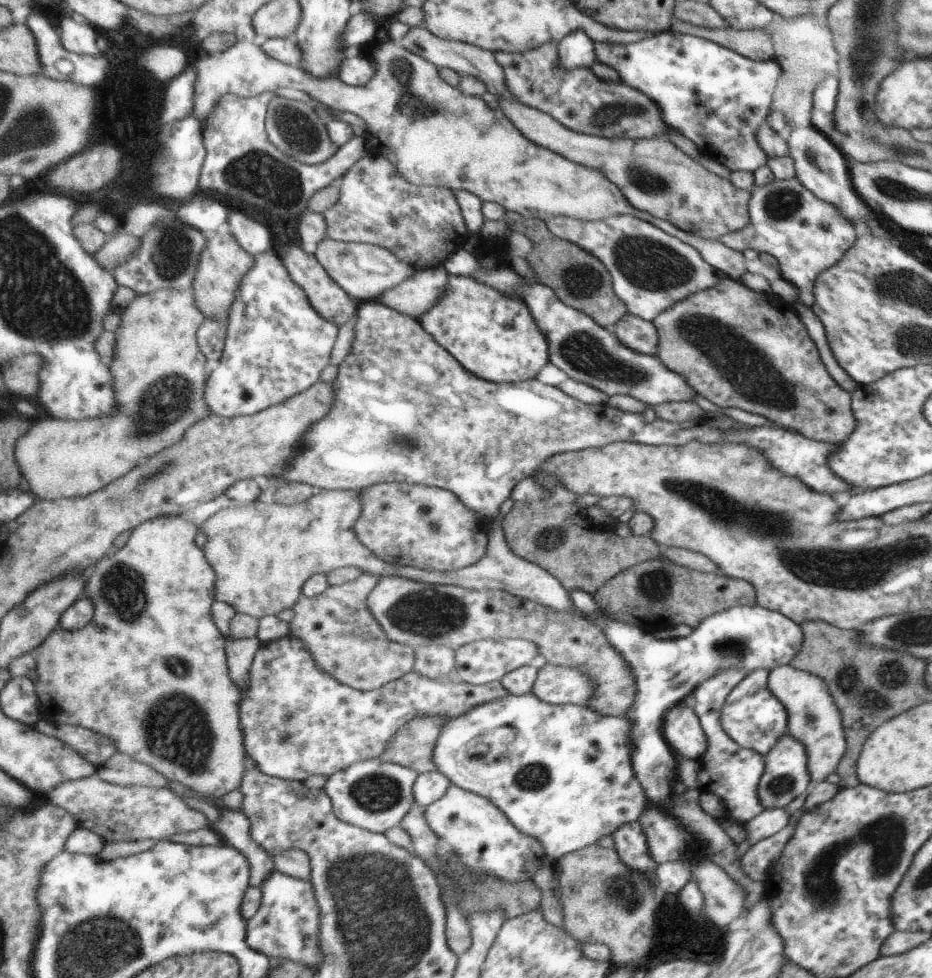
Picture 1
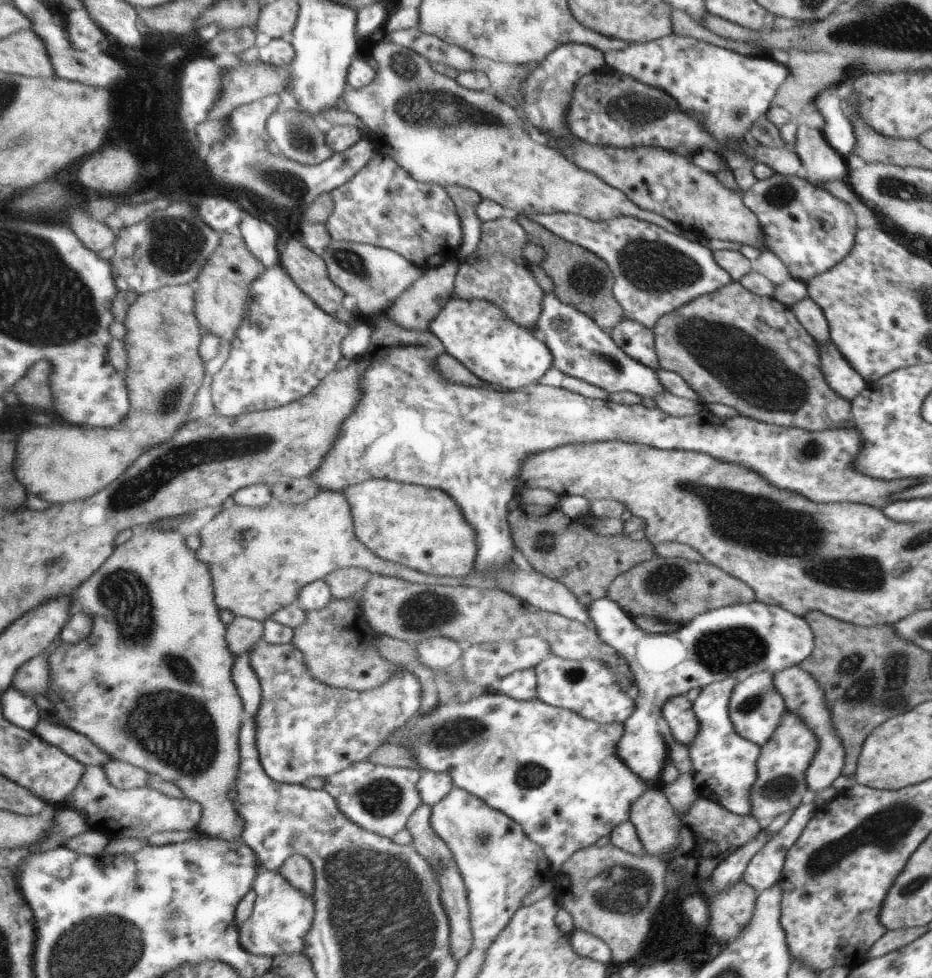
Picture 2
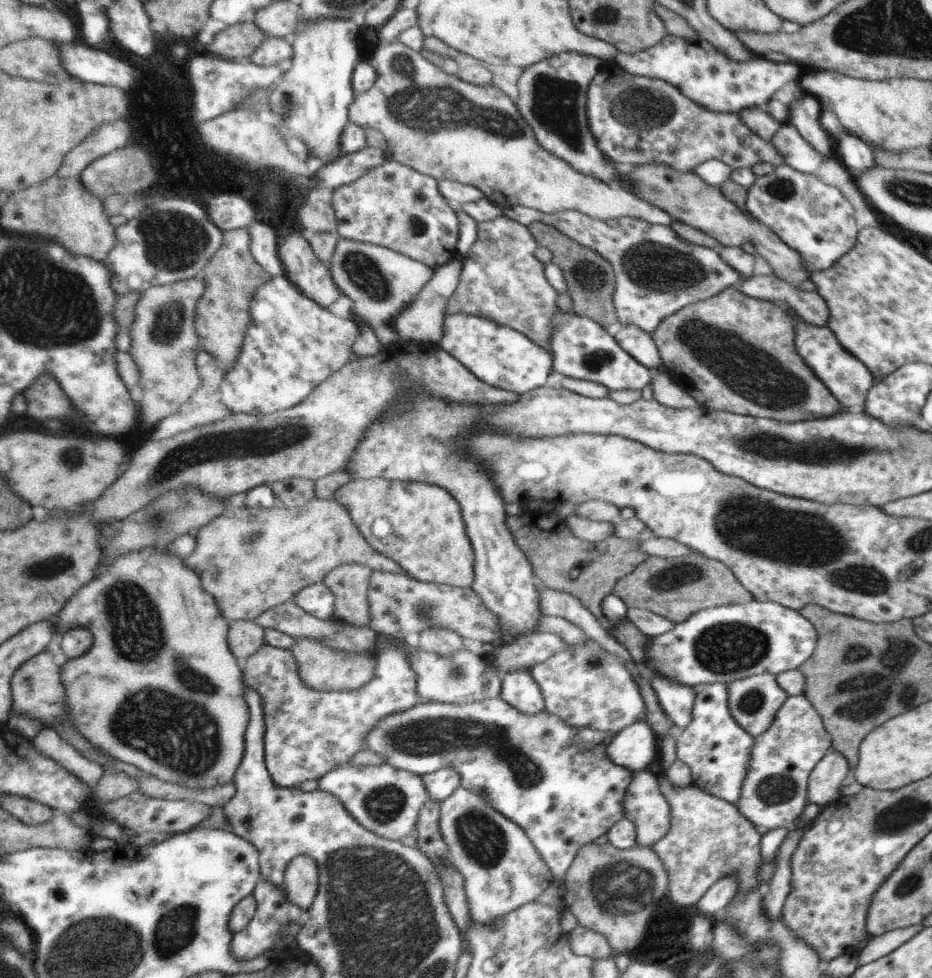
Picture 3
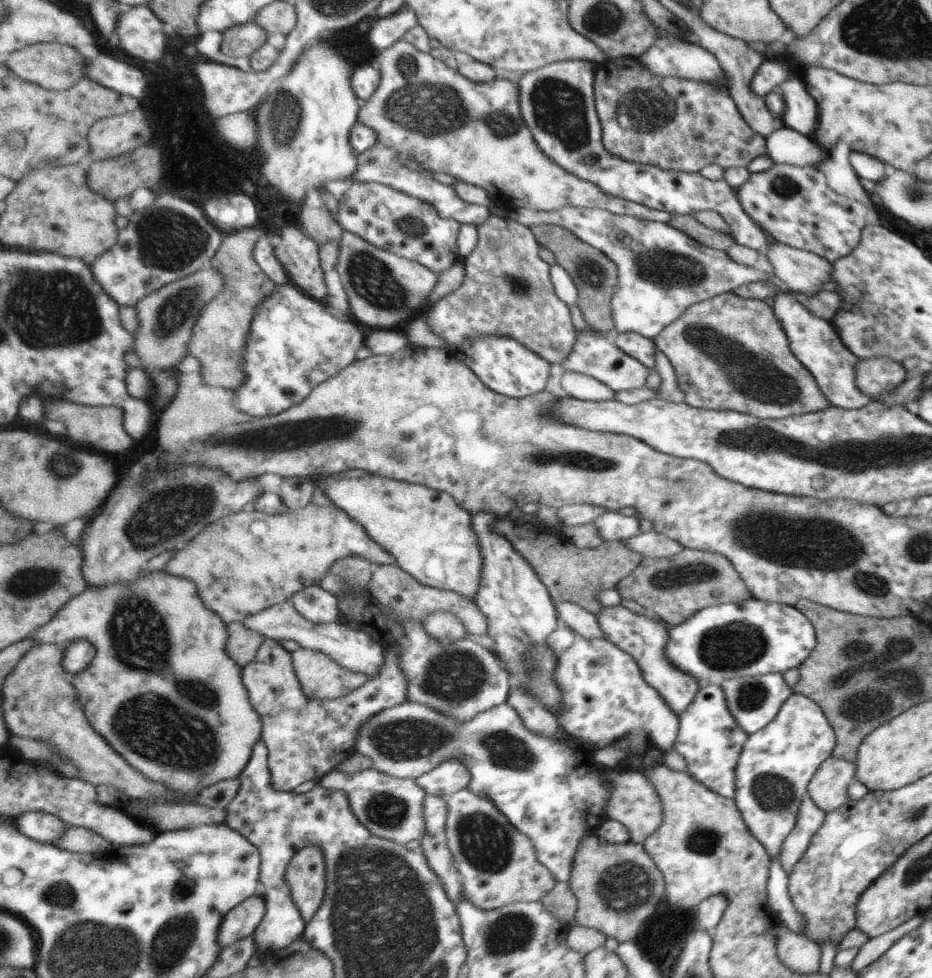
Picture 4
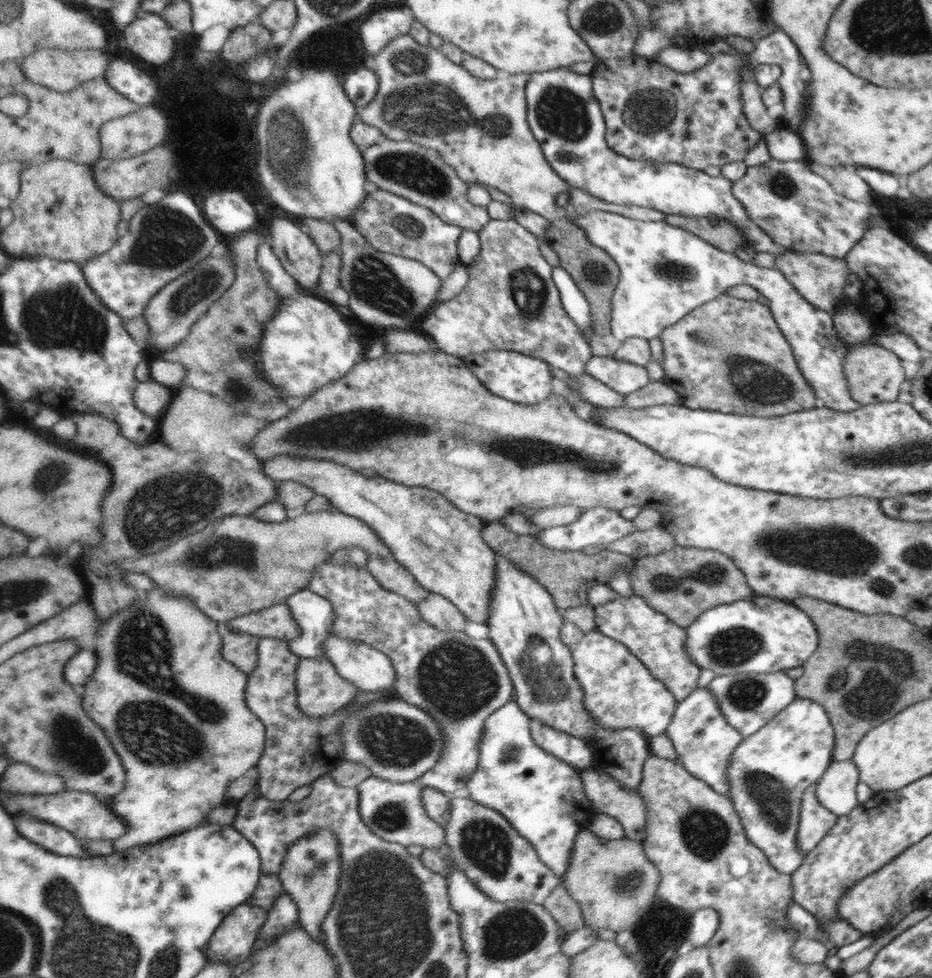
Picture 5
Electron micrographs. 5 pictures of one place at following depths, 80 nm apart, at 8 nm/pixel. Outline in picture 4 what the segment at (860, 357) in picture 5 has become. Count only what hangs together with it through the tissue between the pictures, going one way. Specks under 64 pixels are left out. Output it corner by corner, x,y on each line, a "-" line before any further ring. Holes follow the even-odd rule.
859,359
855,367
857,388
870,400
888,393
904,378
901,364
888,359

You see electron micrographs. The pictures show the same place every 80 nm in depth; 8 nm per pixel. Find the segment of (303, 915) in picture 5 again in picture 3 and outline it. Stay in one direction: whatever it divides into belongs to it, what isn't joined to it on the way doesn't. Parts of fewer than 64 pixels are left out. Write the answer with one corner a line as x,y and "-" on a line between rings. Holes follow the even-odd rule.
307,855
291,859
287,863
284,886
294,903
303,907
306,912
310,910
320,887
317,861

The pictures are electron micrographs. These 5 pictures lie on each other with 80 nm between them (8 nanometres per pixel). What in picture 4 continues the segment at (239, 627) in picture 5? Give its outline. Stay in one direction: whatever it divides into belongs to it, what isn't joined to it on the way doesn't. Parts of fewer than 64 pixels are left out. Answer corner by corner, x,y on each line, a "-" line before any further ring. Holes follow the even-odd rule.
290,601
250,616
244,620
244,623
246,627
263,633
268,639
294,640
302,647
327,653
345,668
355,672
367,673
370,678
378,675
382,671
382,666
386,663
383,646
367,631
353,628
347,622
341,620
323,624
311,622

